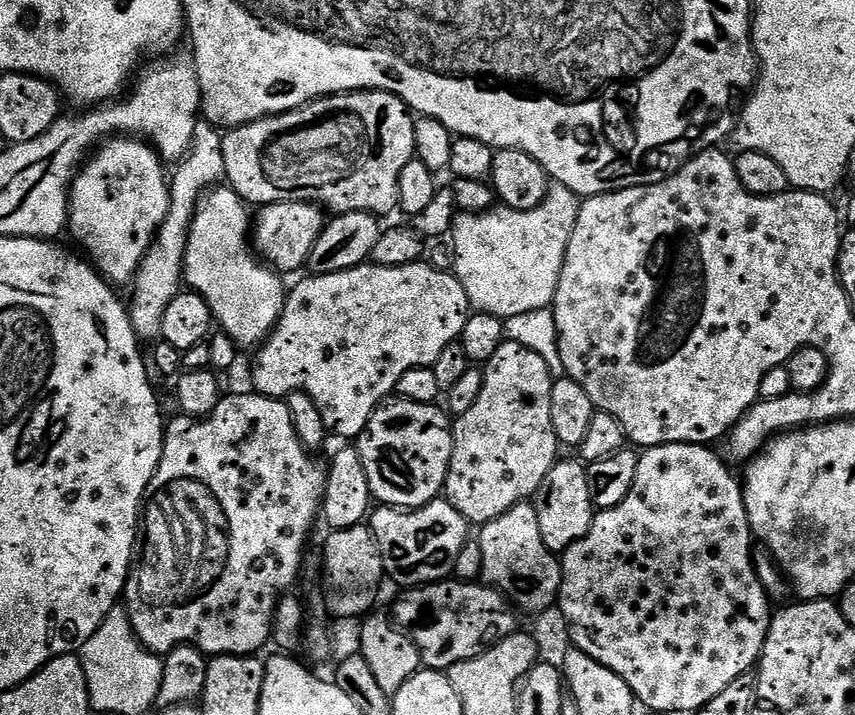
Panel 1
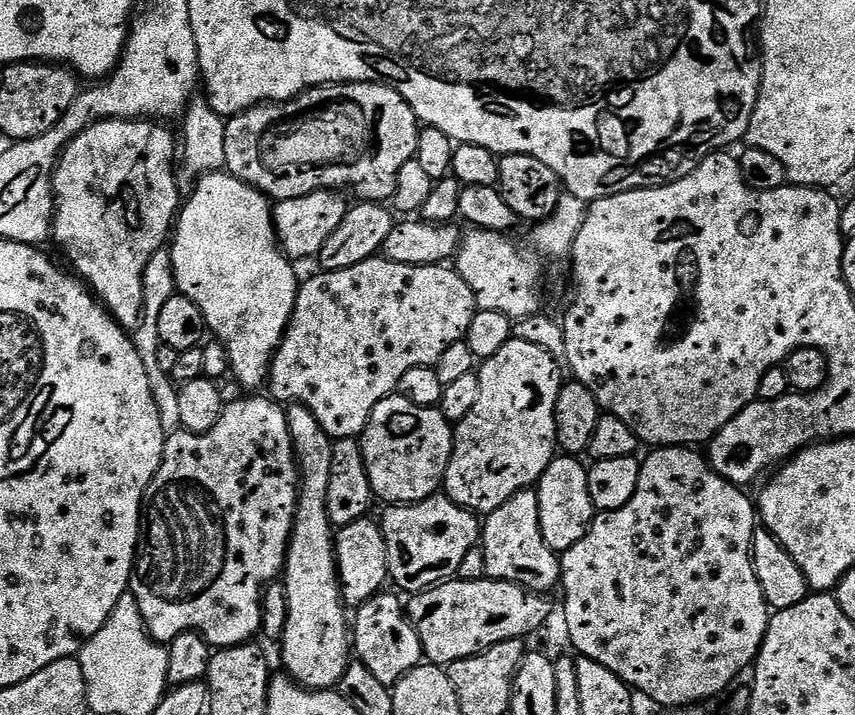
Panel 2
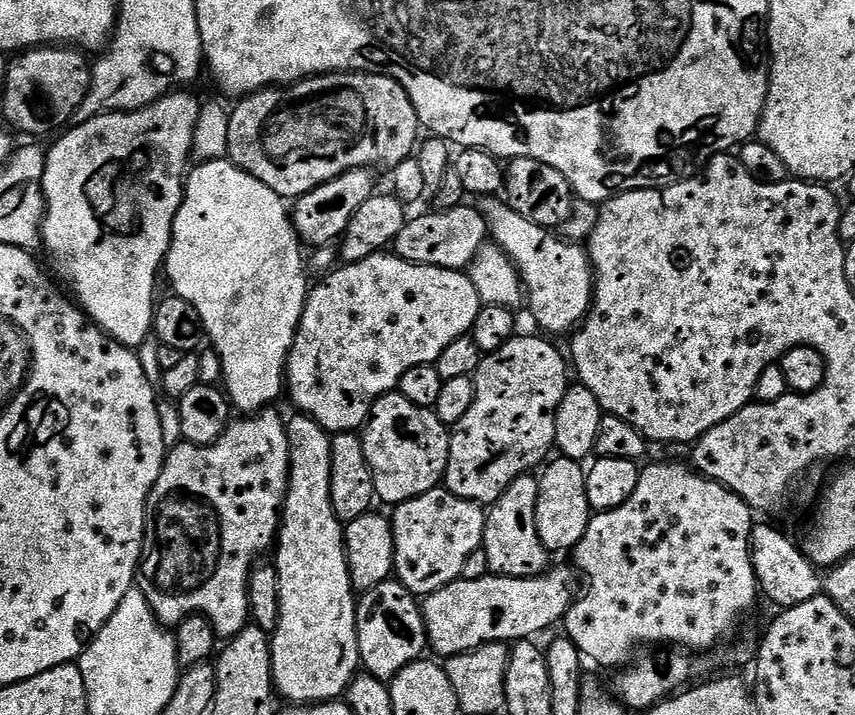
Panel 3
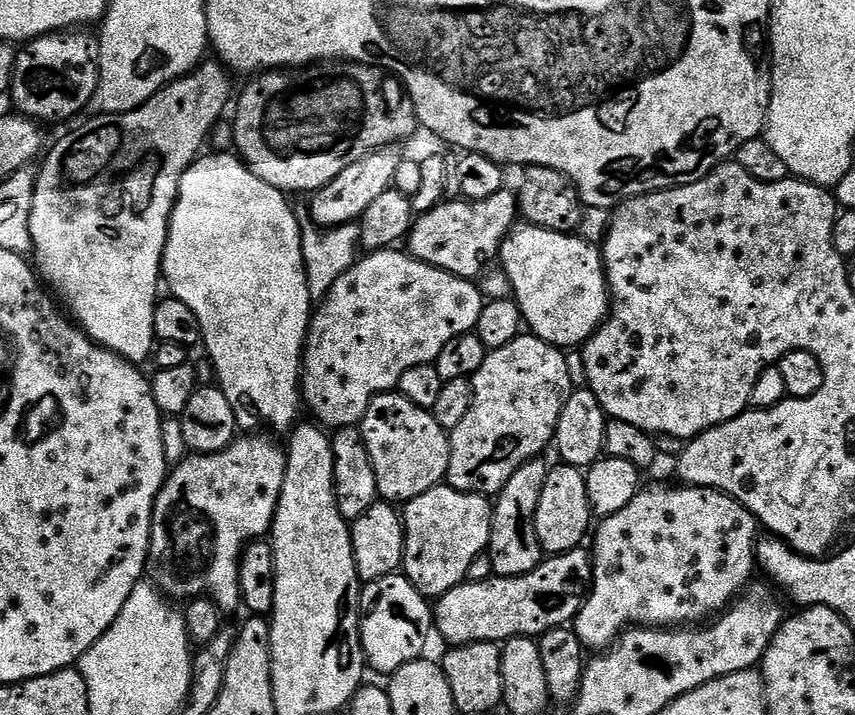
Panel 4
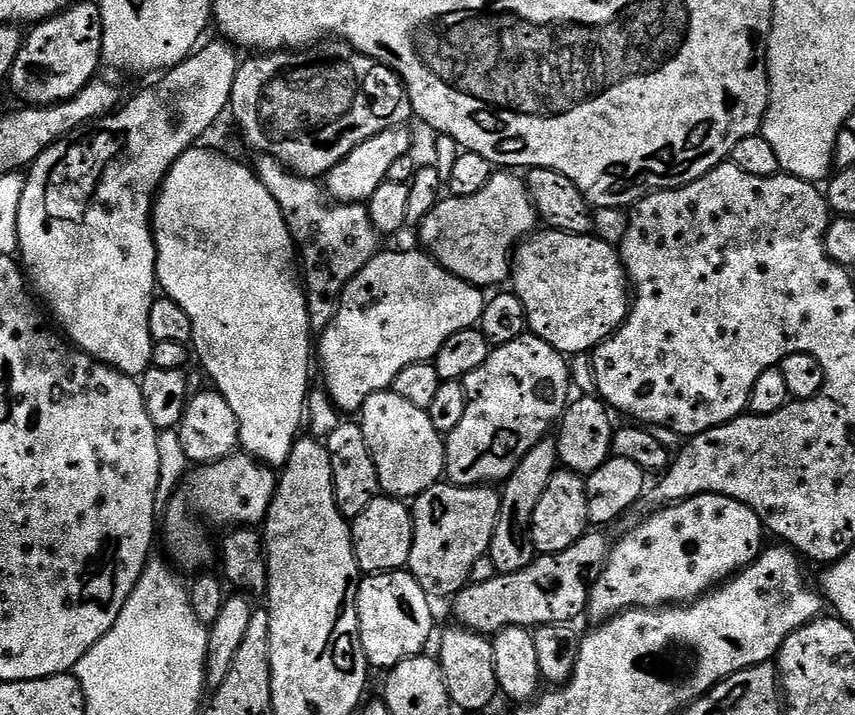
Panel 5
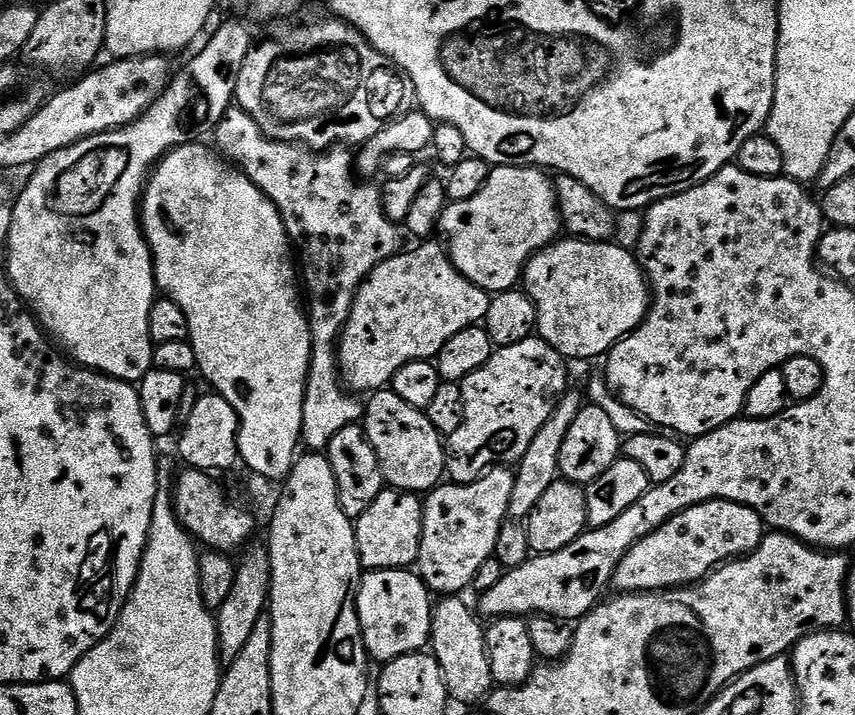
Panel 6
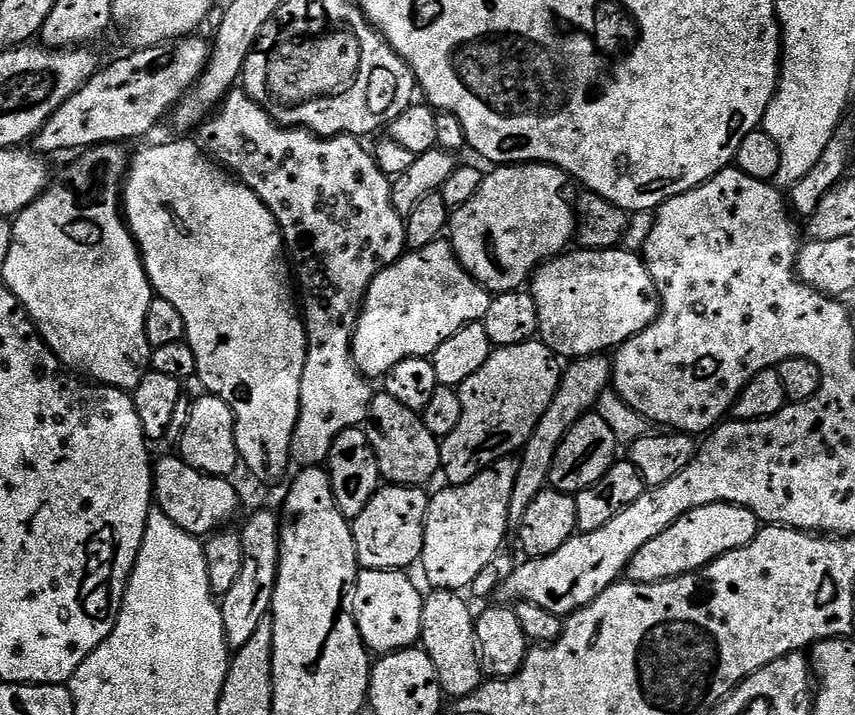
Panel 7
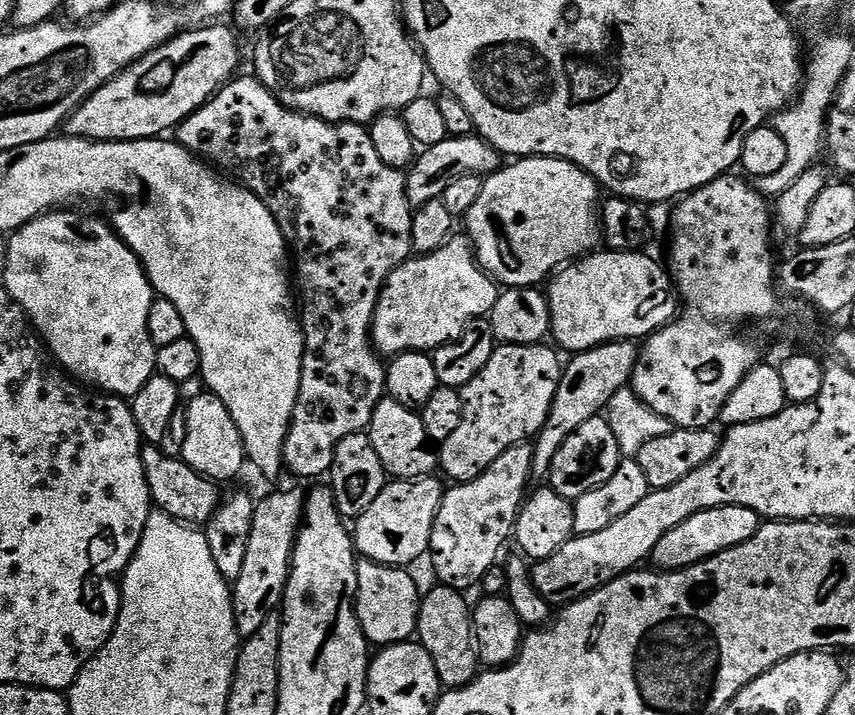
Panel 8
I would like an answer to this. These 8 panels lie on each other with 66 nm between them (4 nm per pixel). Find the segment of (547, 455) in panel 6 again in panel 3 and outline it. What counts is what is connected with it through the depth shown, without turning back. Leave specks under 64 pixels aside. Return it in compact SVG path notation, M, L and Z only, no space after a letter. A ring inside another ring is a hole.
M535 475L518 477L487 509L484 518L484 543L489 573L497 576L530 578L543 576L550 567L550 553L538 534L538 486Z

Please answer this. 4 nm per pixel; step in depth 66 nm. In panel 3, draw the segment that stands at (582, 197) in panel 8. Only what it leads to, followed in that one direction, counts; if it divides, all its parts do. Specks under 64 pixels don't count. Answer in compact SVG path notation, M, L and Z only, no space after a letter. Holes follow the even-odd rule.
M459 206L443 211L429 210L425 216L416 216L409 219L396 238L394 245L395 255L401 256L406 262L414 262L422 266L438 266L439 268L454 268L464 270L469 267L472 260L479 254L489 239L487 222L483 220L475 207Z

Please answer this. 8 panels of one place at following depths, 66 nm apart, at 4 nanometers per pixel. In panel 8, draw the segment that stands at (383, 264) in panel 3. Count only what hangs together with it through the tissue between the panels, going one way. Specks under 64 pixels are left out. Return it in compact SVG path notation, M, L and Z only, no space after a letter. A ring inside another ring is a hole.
M464 234L453 235L438 250L409 258L392 271L378 298L372 343L377 353L388 358L401 352L431 353L457 340L469 324L485 319L500 293L496 281L476 263L472 241Z

